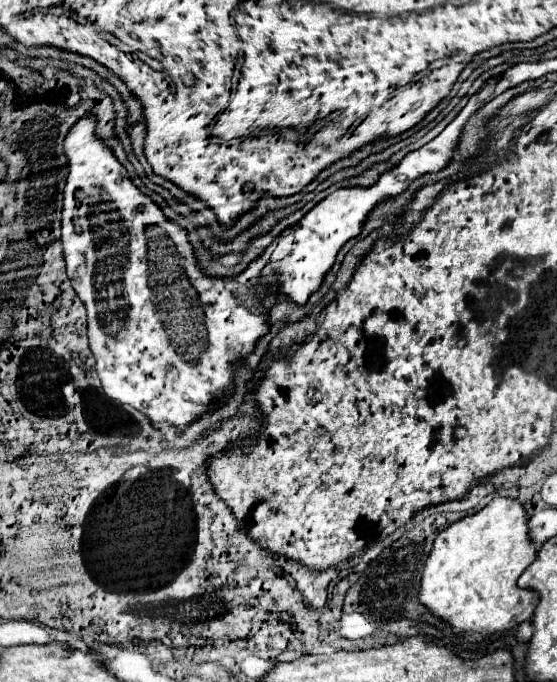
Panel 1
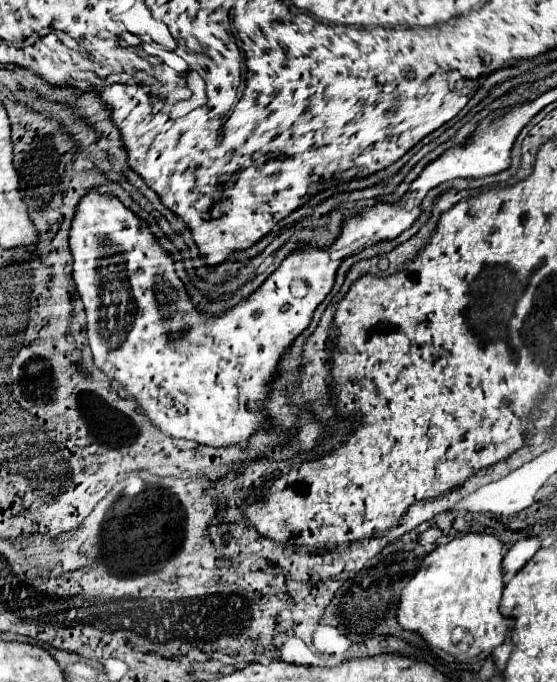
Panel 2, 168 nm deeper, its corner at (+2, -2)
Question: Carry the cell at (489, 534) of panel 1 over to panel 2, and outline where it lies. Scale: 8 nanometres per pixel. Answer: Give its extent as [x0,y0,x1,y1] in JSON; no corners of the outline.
[399,532,515,662]

